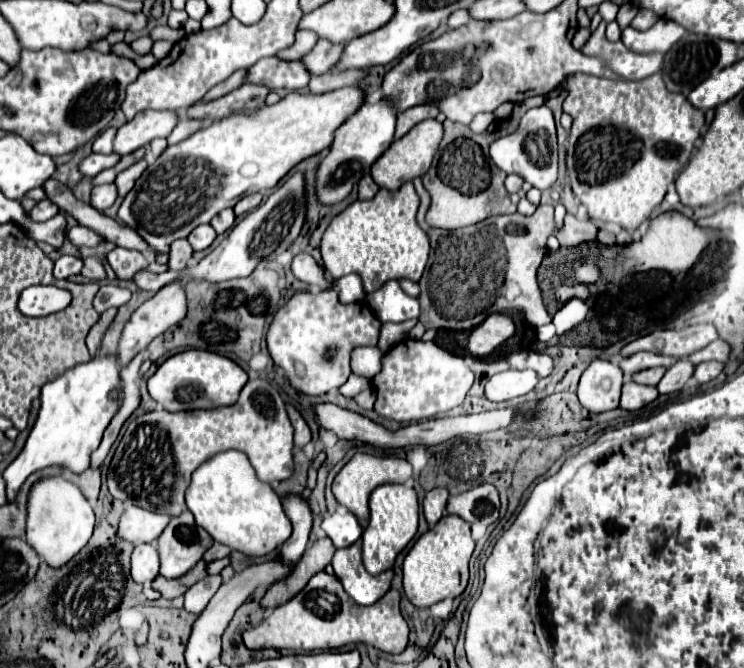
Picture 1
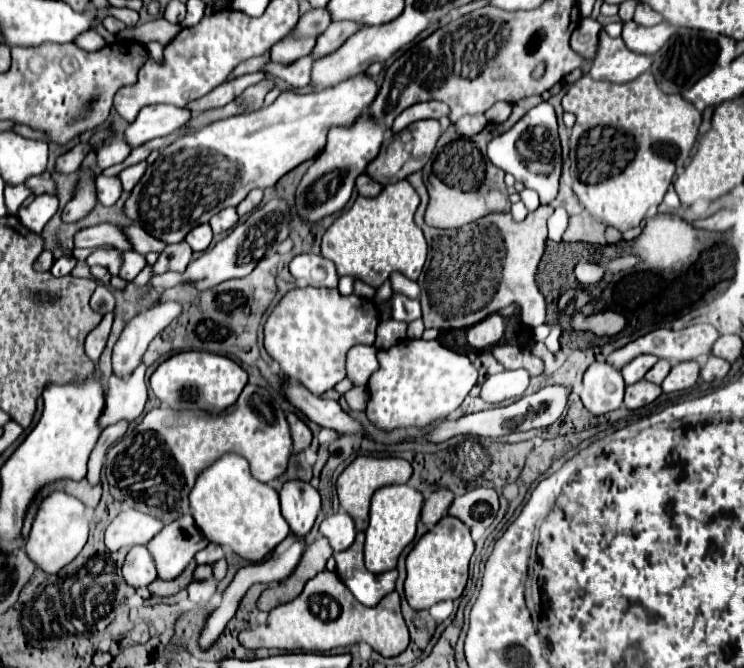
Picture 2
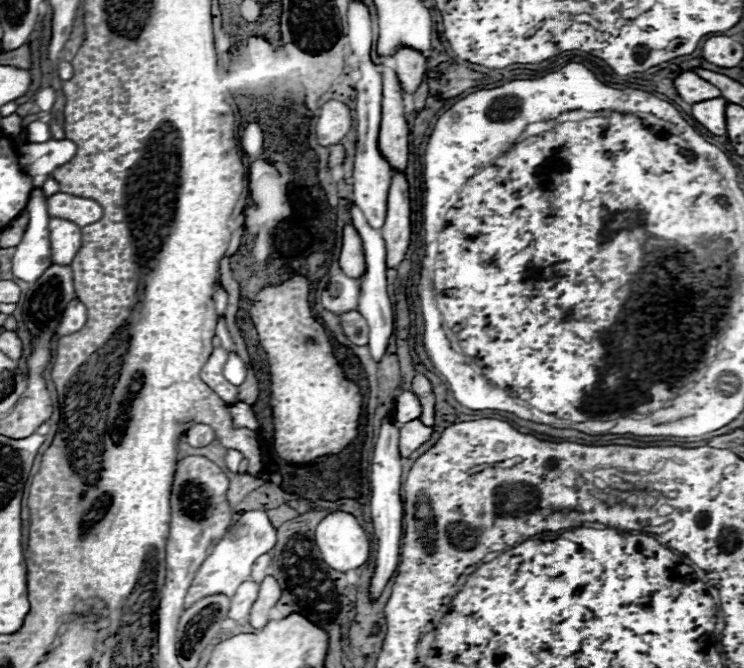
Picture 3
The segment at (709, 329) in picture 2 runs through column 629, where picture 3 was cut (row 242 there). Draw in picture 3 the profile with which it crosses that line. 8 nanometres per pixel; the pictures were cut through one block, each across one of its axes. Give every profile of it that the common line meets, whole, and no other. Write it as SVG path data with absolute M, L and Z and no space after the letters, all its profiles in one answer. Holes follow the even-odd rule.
M344 226L344 244L342 244L342 252L340 252L340 268L350 278L362 278L366 272L362 240L352 226Z

